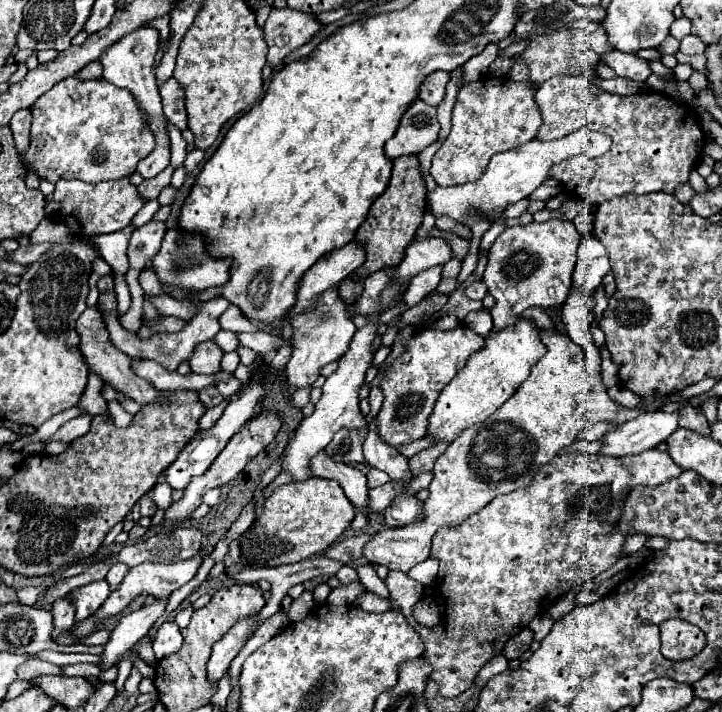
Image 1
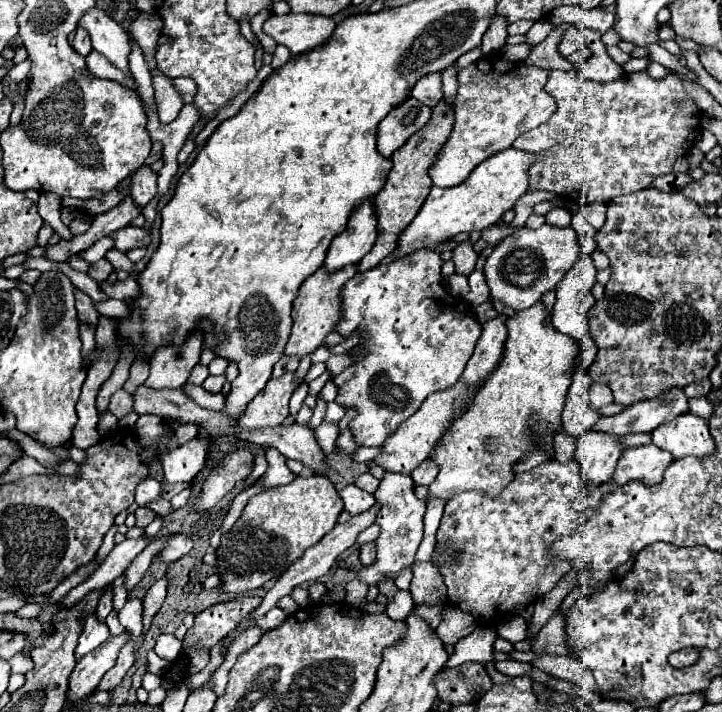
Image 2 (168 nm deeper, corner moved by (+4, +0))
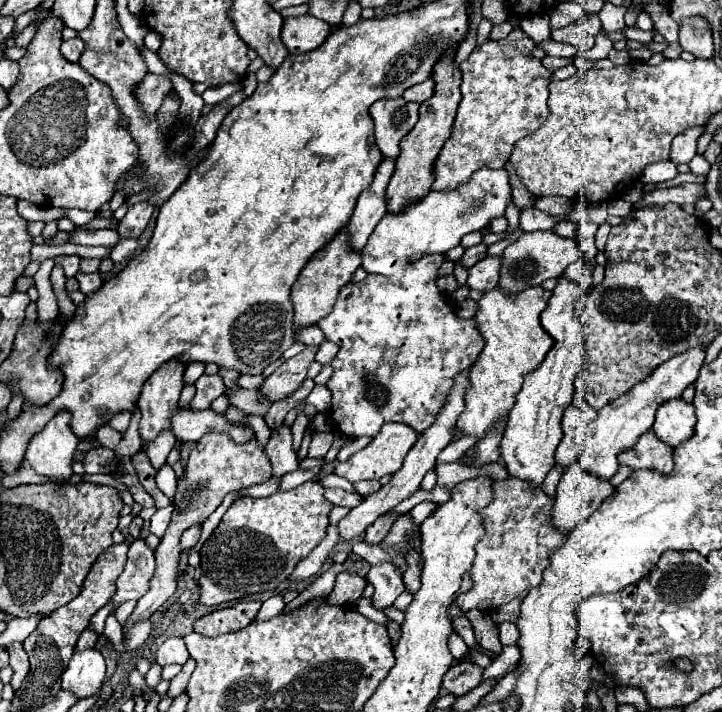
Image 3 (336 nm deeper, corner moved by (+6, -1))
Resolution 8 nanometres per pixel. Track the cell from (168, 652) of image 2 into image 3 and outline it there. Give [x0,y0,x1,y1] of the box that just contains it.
[156,637,190,665]

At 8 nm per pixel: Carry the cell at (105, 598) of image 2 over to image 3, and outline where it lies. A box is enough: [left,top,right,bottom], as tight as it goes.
[76,629,98,651]

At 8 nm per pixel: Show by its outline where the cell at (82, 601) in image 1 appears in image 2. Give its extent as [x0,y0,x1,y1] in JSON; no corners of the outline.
[76,612,108,658]

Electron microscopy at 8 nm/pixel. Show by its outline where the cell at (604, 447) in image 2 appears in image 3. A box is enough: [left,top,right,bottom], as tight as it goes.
[550,463,614,535]

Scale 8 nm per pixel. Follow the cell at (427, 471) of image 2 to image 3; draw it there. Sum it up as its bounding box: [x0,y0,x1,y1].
[438,435,478,463]

